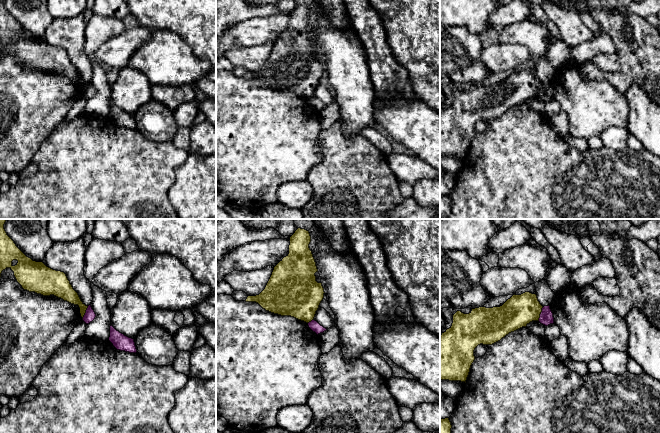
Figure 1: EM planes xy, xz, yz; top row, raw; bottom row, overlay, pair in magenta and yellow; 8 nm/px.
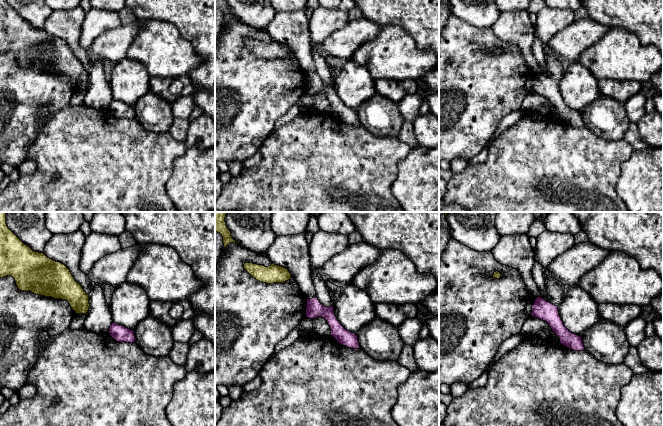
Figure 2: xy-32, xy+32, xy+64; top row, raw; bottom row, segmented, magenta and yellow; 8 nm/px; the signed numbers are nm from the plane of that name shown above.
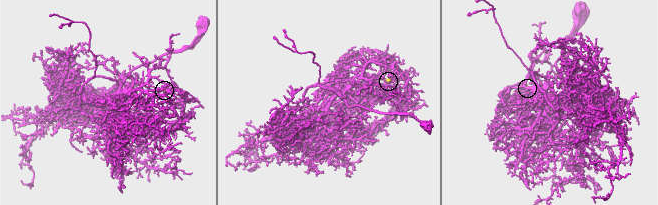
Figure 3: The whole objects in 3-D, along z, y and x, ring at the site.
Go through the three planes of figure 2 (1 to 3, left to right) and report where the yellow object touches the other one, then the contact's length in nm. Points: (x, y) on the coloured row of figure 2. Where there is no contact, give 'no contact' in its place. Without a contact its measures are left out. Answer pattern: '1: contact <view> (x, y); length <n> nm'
1: no contact
2: no contact
3: no contact

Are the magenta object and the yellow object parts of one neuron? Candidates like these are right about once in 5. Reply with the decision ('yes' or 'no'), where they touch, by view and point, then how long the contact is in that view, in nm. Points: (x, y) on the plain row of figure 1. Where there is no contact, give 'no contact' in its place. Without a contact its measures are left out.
no | yz (540, 90) | 120 nm

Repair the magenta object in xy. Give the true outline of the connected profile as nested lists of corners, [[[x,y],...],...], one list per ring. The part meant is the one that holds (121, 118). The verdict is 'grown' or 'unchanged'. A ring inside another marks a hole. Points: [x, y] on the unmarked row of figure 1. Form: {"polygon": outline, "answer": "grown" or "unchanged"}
{"polygon": [[[112,101],[110,102],[109,117],[113,120],[113,122],[117,126],[125,127],[129,129],[137,128],[134,115],[129,114],[124,110],[120,109]]], "answer": "unchanged"}

